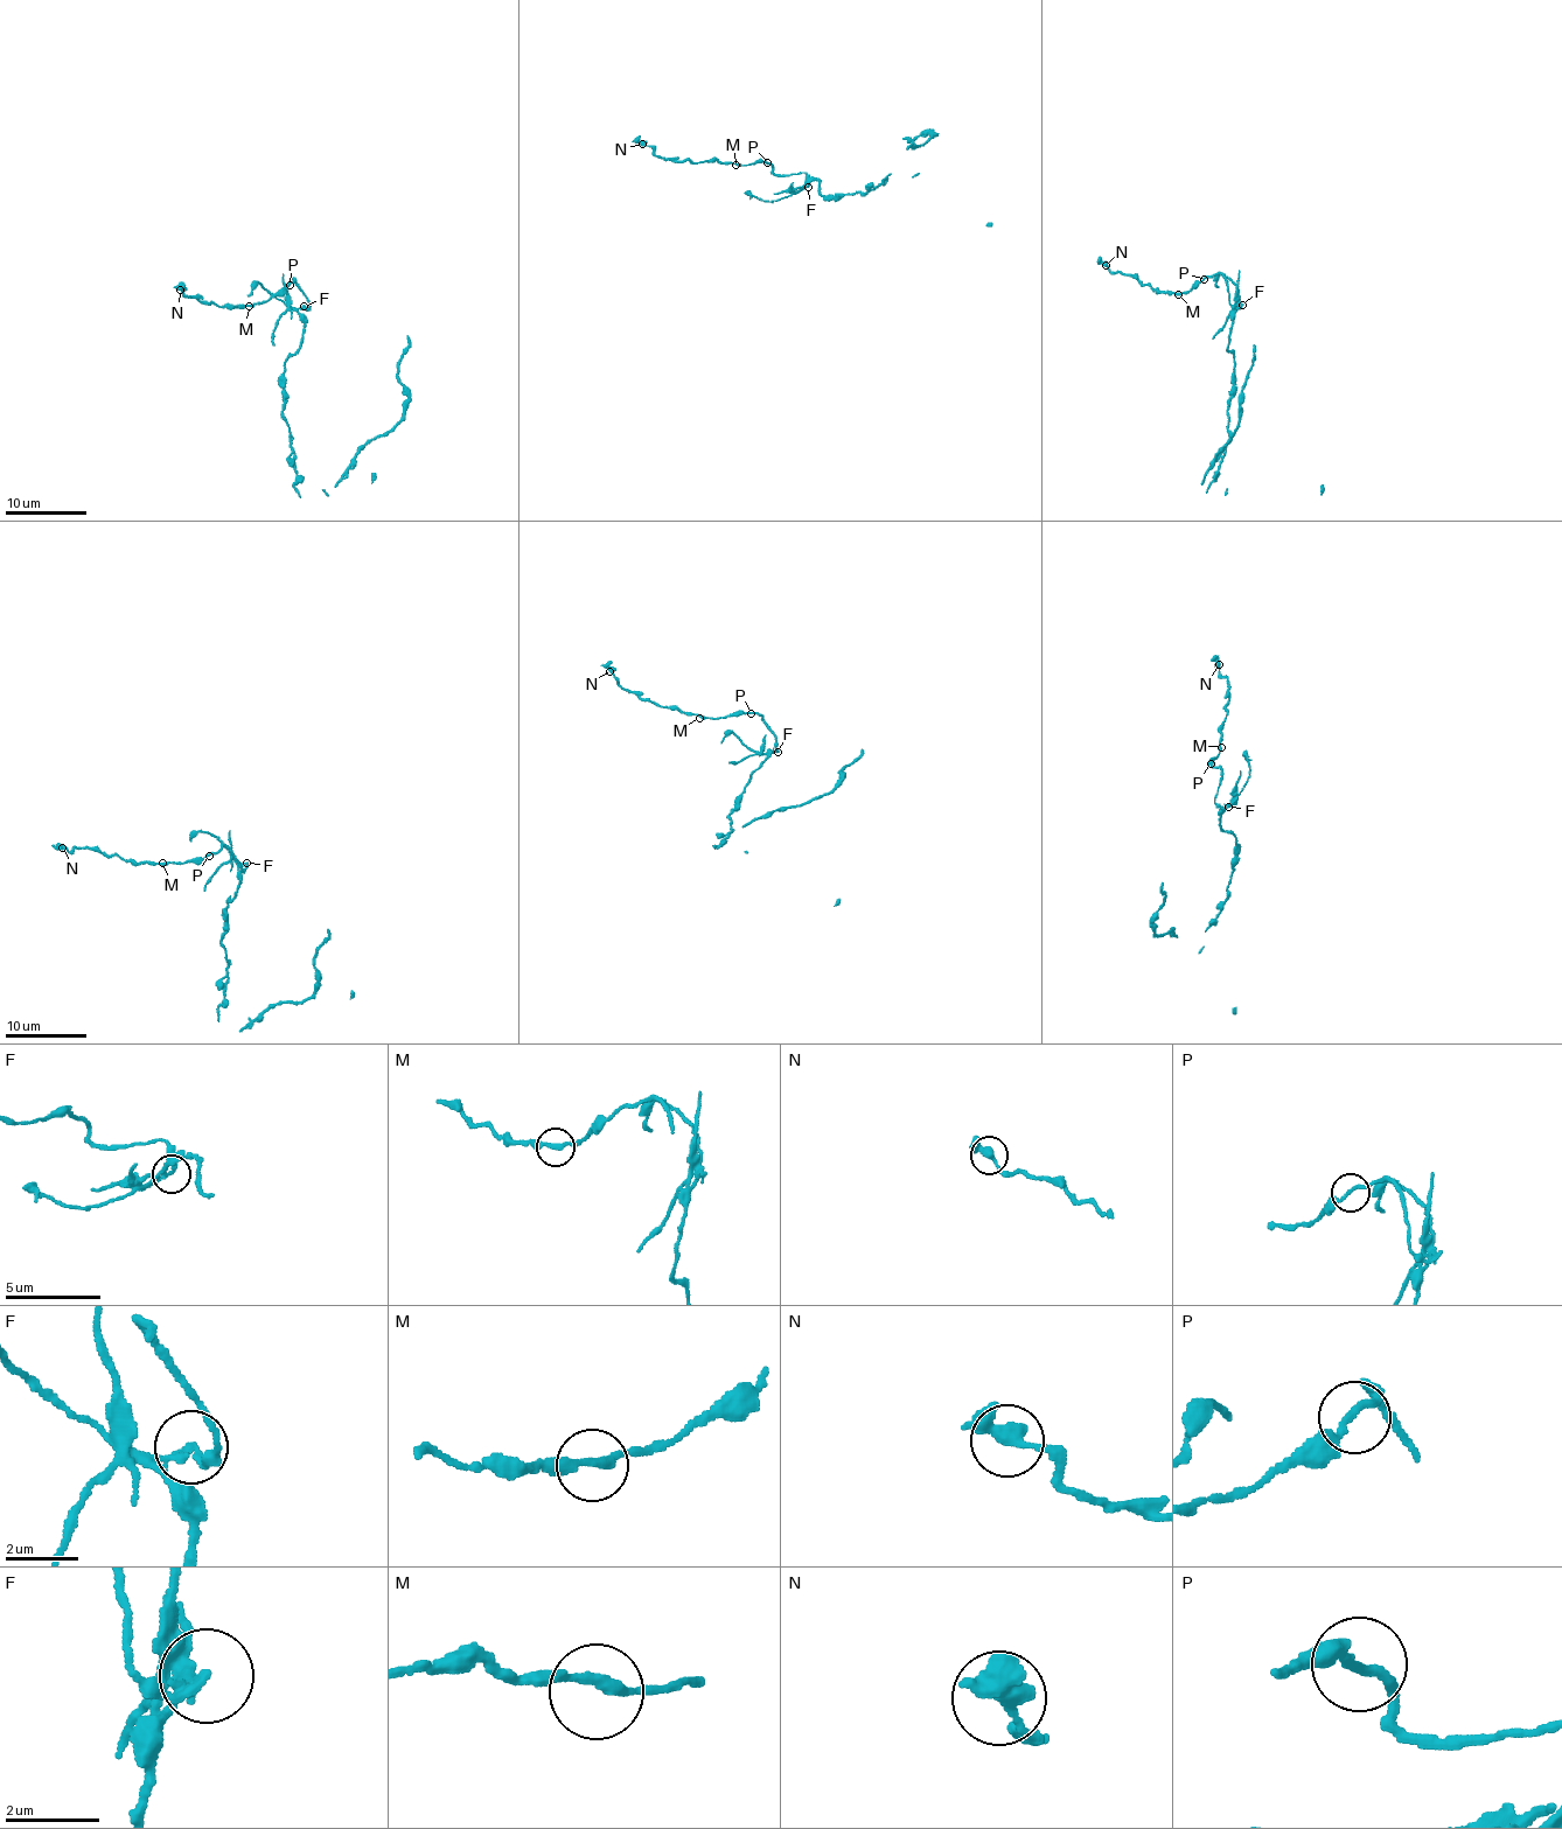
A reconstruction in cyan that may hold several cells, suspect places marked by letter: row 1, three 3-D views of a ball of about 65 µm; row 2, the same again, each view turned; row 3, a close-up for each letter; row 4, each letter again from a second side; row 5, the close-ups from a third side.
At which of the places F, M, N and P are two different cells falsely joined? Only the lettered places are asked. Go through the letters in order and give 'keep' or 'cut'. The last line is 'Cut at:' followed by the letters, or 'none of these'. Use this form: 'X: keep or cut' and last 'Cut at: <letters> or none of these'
F: cut
M: keep
N: keep
P: keep
Cut at: F

